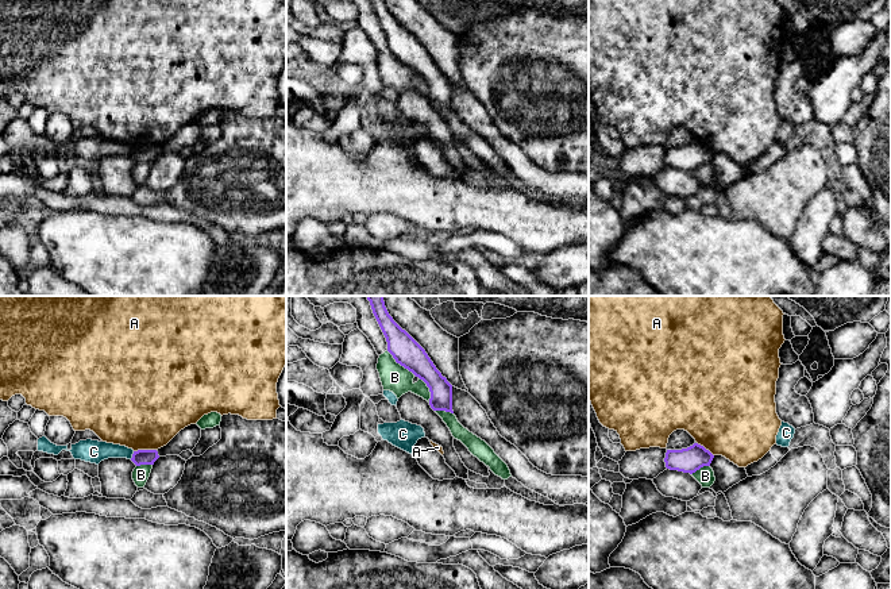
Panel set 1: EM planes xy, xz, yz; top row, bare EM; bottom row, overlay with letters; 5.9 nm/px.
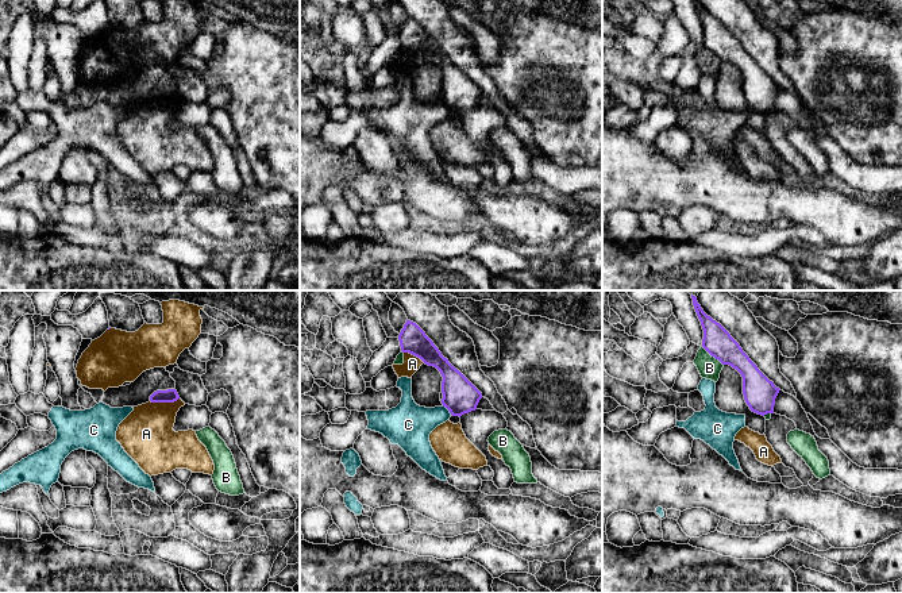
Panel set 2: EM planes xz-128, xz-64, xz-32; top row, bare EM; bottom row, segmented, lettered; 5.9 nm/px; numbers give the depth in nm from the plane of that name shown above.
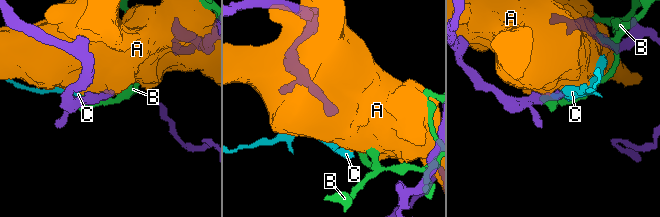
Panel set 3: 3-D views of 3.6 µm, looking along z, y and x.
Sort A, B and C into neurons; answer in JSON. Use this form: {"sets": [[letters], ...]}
{"sets": [["A"], ["B"], ["C"]]}

